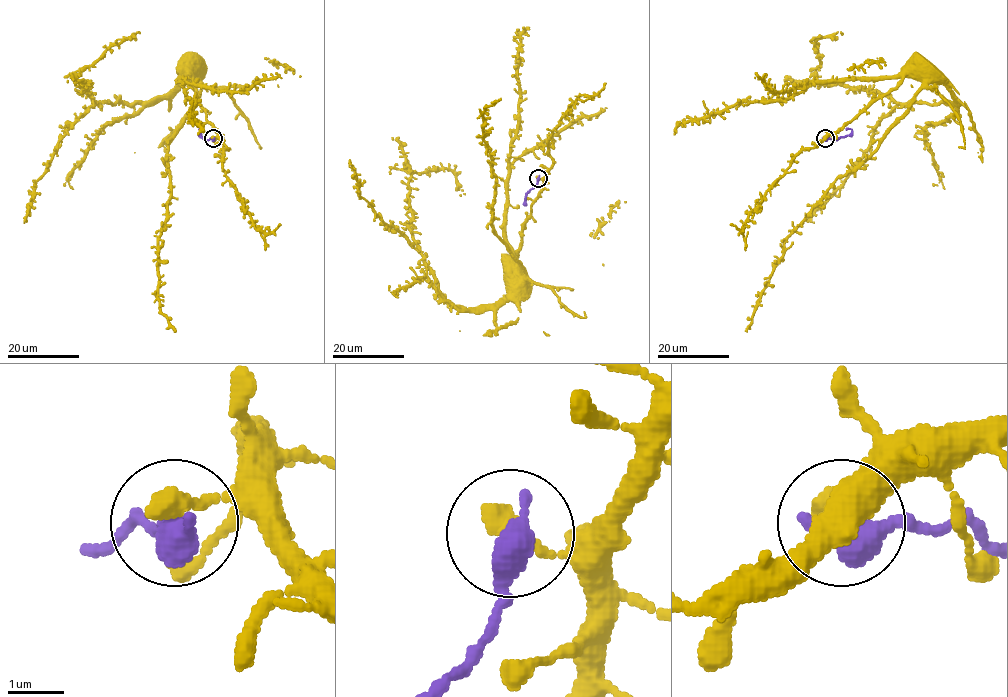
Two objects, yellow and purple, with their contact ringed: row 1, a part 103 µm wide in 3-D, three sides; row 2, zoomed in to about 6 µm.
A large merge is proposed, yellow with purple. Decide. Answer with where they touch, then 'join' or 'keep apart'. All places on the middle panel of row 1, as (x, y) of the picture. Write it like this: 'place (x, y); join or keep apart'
place (538, 178); keep apart

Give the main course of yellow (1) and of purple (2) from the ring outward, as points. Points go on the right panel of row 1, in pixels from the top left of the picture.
1: (825, 137), (837, 133), (876, 100), (888, 94), (903, 77), (913, 77), (914, 73)
2: (825, 138), (837, 140), (852, 132), (850, 128), (845, 129)

